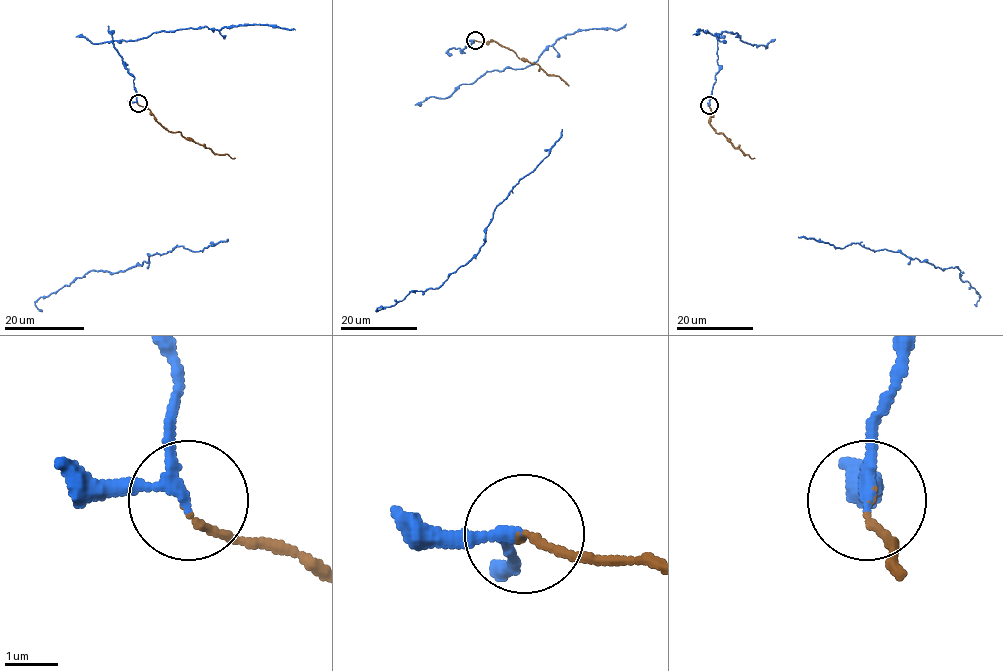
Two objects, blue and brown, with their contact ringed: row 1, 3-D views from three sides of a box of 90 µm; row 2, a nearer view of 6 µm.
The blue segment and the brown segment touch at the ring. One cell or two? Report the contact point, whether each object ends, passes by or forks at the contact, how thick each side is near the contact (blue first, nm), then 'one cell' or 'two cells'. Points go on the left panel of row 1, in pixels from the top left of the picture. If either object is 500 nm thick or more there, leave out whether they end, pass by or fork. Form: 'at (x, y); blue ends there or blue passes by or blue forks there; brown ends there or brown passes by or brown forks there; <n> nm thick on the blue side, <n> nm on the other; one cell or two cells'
at (138, 103); blue passes by; brown ends there; 200 nm thick on the blue side, 100 nm on the other; one cell

